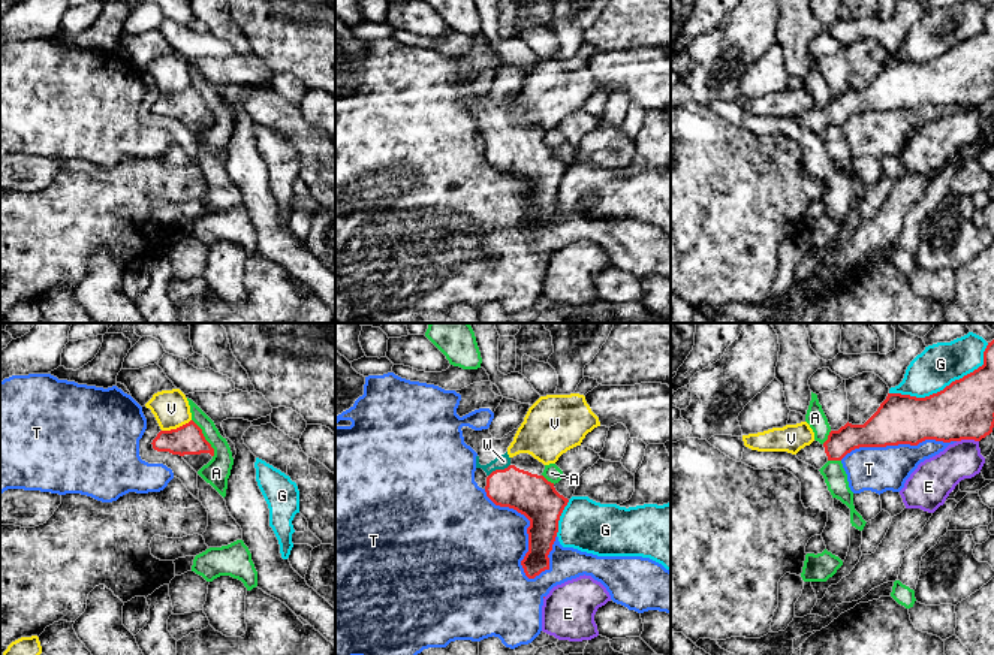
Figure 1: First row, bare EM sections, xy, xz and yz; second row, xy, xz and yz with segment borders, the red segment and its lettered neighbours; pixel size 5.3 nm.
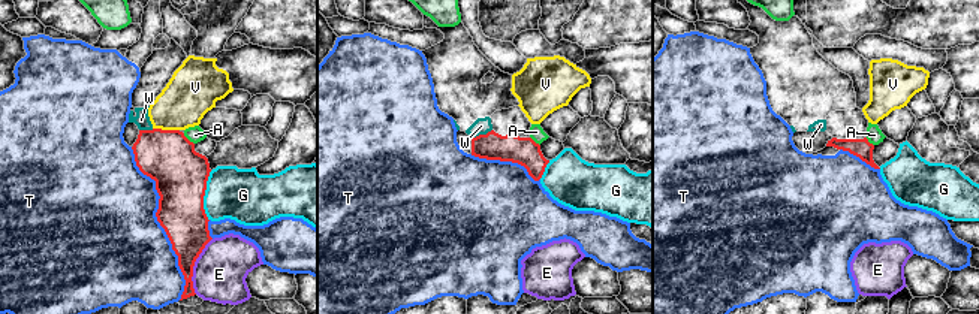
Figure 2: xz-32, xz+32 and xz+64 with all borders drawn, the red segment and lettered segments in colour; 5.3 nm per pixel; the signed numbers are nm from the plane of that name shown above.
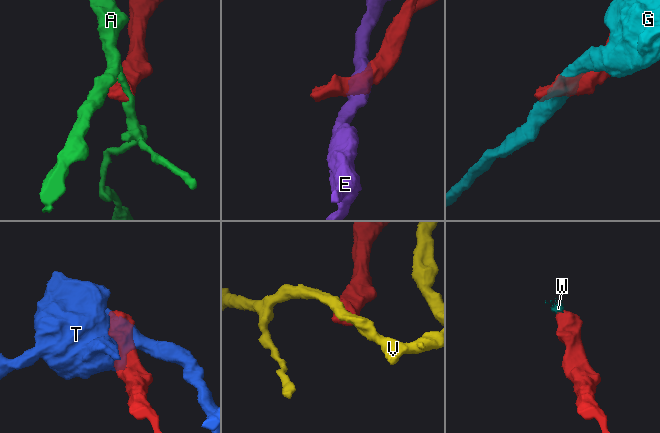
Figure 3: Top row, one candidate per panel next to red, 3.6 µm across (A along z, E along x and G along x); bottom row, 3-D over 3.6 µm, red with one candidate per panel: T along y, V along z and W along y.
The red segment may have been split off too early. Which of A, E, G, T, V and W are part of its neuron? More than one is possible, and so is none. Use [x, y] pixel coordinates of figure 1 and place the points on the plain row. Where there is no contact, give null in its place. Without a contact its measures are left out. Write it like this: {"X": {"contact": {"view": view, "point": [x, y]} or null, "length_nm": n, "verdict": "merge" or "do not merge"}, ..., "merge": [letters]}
{"A": {"contact": {"view": "xy", "point": [204, 103]}, "length_nm": 240, "verdict": "do not merge"}, "E": {"contact": {"view": "yz", "point": [967, 103]}, "length_nm": 120, "verdict": "do not merge"}, "G": {"contact": {"view": "yz", "point": [946, 51]}, "length_nm": 600, "verdict": "do not merge"}, "T": {"contact": {"view": "xz", "point": [529, 201]}, "length_nm": 550, "verdict": "do not merge"}, "V": {"contact": {"view": "xy", "point": [177, 93]}, "length_nm": 170, "verdict": "do not merge"}, "W": {"contact": {"view": "xz", "point": [499, 135]}, "length_nm": 140, "verdict": "merge"}, "merge": ["W"]}

